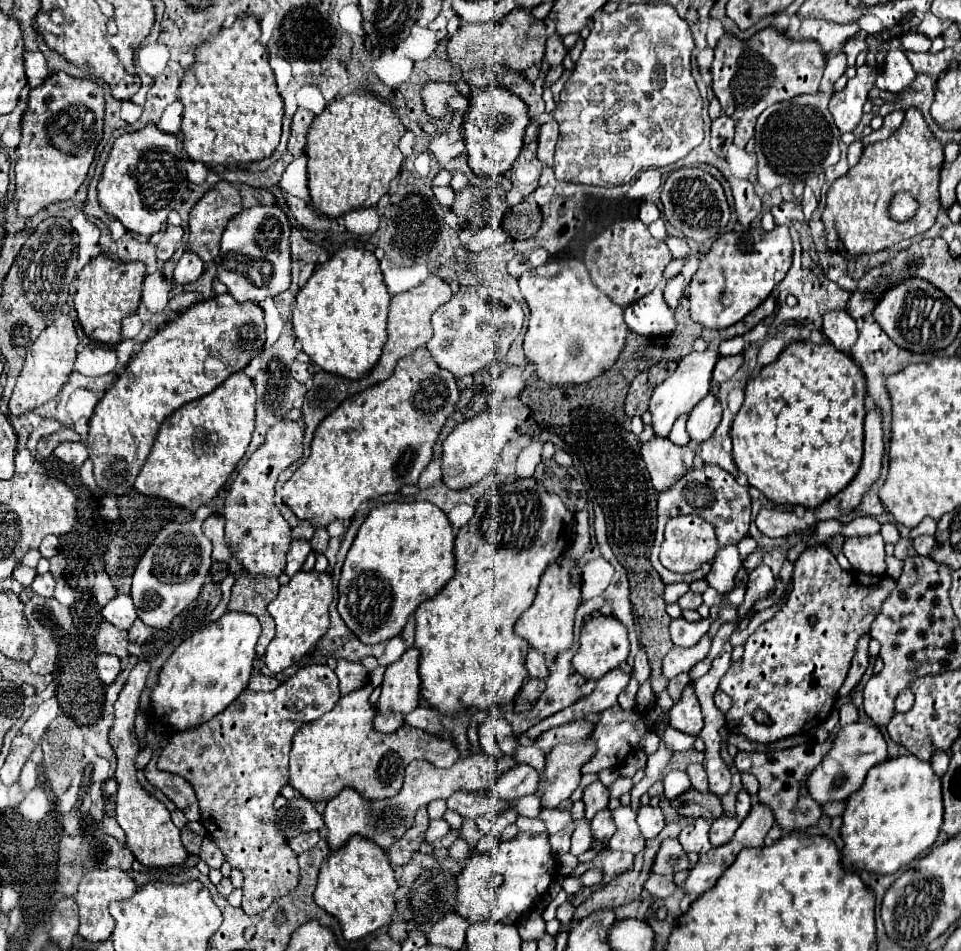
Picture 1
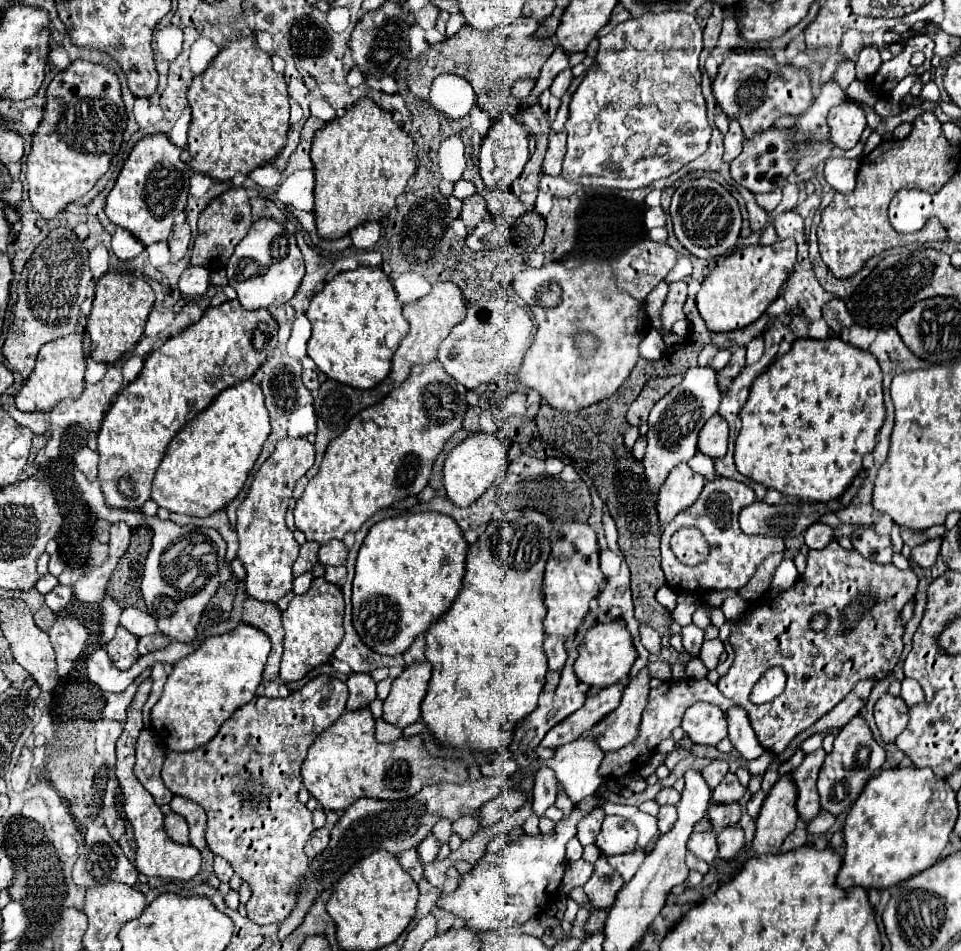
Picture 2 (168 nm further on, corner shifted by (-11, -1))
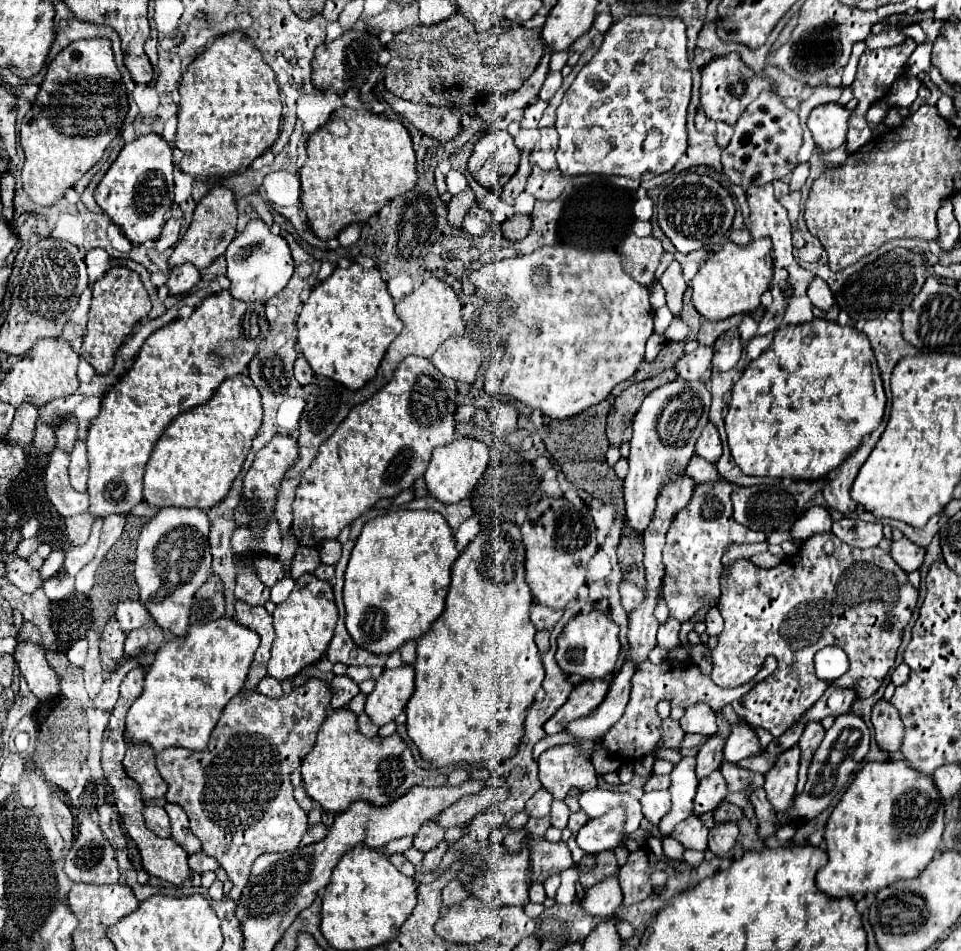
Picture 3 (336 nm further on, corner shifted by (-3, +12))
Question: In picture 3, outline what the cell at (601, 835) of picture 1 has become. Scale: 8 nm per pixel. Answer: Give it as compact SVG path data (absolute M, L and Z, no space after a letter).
M613 809L599 819L587 821L575 835L577 845L589 855L597 855L605 849L613 849L617 843L623 841L623 833L621 833L623 821L625 821L623 809Z

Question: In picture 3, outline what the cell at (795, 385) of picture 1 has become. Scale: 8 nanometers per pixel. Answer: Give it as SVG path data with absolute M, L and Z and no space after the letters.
M813 319L803 325L777 329L771 347L749 363L741 379L733 385L725 431L733 461L745 475L821 479L859 447L863 435L877 429L883 411L885 393L867 335L849 325L841 327L827 319Z

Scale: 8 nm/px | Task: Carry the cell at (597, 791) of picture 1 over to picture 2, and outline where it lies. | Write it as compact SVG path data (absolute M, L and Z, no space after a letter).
M595 808L591 814L585 816L585 820L581 820L581 828L577 828L577 838L583 846L595 844L595 838L597 838L597 832L601 830L603 818L605 818L605 812L601 808Z

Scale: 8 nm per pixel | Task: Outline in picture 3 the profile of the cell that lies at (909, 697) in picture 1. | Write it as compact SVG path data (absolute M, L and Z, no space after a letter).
M907 663L897 665L897 669L891 673L891 683L897 687L897 685L903 685L907 679L909 679L909 667L907 667Z

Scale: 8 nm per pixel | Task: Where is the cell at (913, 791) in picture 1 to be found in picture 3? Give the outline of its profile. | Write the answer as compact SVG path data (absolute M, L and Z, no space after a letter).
M907 761L865 763L857 771L853 783L835 805L825 827L825 851L829 855L827 865L817 873L817 887L833 897L853 897L857 893L879 893L901 879L915 879L927 863L935 857L943 835L945 803L937 785L929 775L923 775L907 765Z

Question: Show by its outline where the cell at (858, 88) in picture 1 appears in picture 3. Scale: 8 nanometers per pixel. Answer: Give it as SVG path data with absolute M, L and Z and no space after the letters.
M837 103L819 105L811 111L807 127L821 153L833 151L845 143L849 115L851 113Z

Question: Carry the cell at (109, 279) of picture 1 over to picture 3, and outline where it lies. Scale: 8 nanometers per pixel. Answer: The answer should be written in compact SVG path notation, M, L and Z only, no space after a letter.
M111 267L103 275L103 279L93 285L93 303L89 309L89 323L81 347L81 357L85 357L99 375L109 373L115 363L117 349L127 339L133 325L145 319L149 311L151 311L151 301L147 297L147 291L139 275L129 271L127 267Z

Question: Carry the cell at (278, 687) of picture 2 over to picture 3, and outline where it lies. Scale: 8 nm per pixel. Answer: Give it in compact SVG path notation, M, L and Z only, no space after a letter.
M265 677L265 679L261 679L257 691L259 691L261 695L265 695L265 697L273 697L273 699L277 699L277 697L283 695L281 683L279 683L277 679L273 679L273 677Z

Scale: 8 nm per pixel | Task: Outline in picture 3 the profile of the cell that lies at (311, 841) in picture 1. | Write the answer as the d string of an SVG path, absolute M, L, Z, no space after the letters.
M323 823L313 825L313 827L309 827L309 829L307 829L307 833L303 835L301 845L311 845L311 843L317 843L317 841L325 839L325 835L327 835L327 829L325 829L325 825L323 825Z

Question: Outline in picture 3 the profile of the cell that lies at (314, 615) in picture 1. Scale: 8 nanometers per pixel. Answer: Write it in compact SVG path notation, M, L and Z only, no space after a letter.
M301 575L285 603L277 605L273 613L273 625L277 637L271 649L271 659L267 663L267 673L277 681L285 681L295 677L303 667L317 663L327 653L337 625L337 607L331 585L317 579L315 575Z

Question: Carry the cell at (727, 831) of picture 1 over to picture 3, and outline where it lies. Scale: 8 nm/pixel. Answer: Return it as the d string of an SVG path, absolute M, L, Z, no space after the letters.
M717 823L709 831L709 851L717 857L725 855L735 845L737 835L739 835L737 823Z

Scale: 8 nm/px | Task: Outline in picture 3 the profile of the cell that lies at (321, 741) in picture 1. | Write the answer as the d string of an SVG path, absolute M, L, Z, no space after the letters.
M349 709L329 711L313 751L301 765L303 787L307 795L321 805L323 811L343 813L351 803L365 799L375 807L389 805L403 797L411 787L445 785L445 775L439 771L425 771L417 767L411 749L393 733L391 737L365 737L357 731L357 715Z

